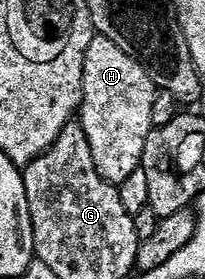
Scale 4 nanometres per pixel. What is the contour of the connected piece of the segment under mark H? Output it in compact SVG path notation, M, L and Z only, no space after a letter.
M93 34L90 49L86 49L86 65L84 66L84 99L80 102L78 121L90 141L90 153L94 153L94 165L98 173L107 183L118 185L130 177L130 173L141 170L144 161L146 141L152 132L154 117L154 97L157 88L150 81L150 73L130 53L122 53L114 41Z

